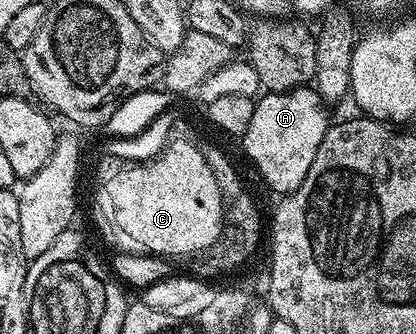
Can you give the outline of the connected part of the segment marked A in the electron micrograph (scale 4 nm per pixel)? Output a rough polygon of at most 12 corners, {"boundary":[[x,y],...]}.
{"boundary":[[312,87],[265,92],[245,152],[269,188],[294,192],[331,123]]}

